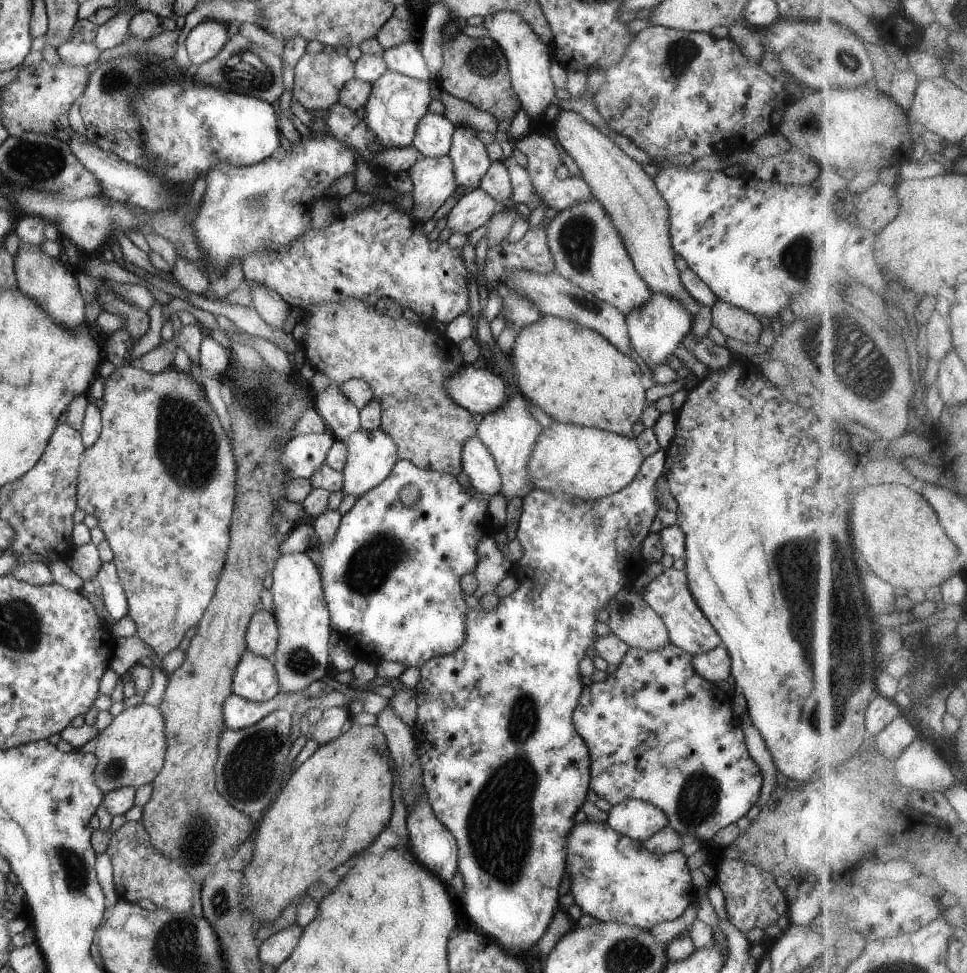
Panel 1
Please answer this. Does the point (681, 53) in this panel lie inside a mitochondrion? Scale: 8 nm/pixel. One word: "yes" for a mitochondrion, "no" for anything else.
yes

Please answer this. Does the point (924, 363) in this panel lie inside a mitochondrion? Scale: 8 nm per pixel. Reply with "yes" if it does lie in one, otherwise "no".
no

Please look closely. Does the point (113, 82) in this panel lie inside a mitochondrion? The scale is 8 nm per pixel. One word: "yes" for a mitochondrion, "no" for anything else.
yes

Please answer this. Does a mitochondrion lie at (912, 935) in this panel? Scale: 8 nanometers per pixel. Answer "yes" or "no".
no

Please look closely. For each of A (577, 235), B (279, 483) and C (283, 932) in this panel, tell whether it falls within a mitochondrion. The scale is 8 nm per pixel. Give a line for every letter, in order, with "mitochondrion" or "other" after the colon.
A: mitochondrion
B: other
C: other

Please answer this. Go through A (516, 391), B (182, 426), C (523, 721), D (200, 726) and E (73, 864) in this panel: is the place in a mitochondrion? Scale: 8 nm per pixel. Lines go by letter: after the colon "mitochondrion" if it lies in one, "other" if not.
A: other
B: mitochondrion
C: mitochondrion
D: other
E: mitochondrion

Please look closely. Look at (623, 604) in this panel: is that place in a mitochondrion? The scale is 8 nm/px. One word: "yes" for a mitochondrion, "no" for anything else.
yes

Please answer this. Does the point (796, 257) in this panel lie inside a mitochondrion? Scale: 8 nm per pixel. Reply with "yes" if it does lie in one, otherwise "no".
yes

